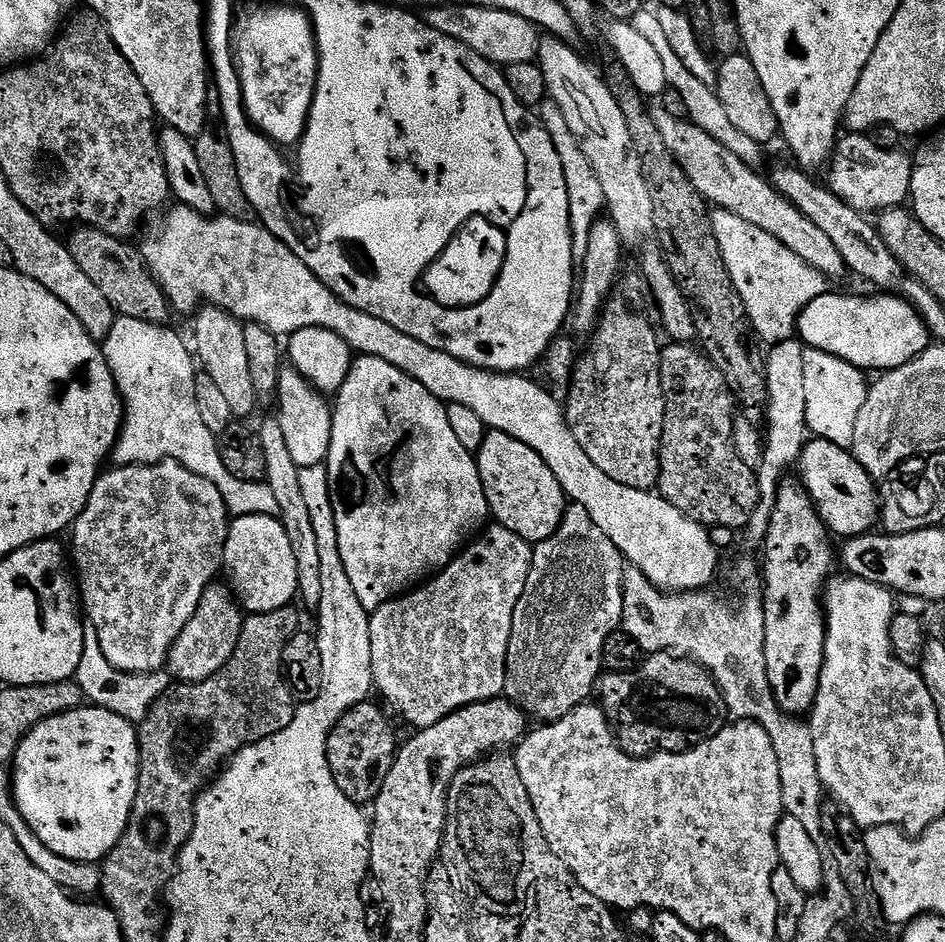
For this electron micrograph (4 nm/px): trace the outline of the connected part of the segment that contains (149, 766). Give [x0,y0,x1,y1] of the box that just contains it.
[138,606,302,816]

